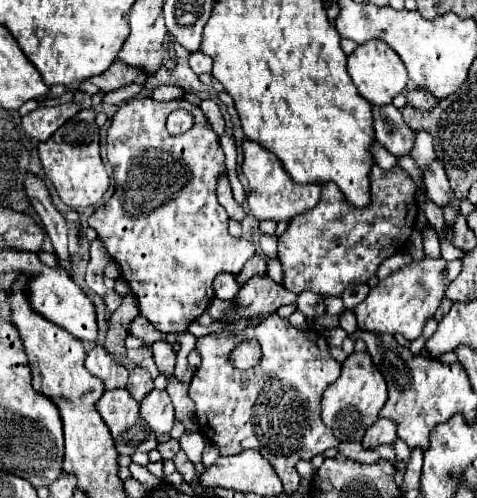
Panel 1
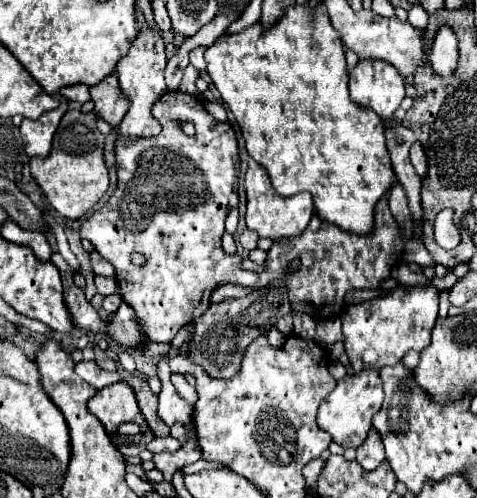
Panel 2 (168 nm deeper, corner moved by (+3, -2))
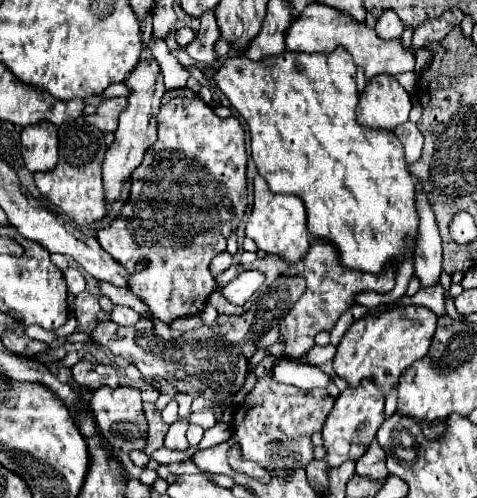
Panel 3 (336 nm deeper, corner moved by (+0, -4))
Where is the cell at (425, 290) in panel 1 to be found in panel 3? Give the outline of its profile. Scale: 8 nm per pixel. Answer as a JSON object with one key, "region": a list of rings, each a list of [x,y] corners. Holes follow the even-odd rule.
{"region":[[[407,305],[403,307],[403,311],[395,313],[385,311],[379,315],[367,315],[355,321],[343,335],[333,359],[335,373],[347,379],[349,387],[357,387],[363,379],[373,379],[387,397],[399,375],[417,359],[423,359],[427,355],[435,325],[437,315],[423,305]]]}

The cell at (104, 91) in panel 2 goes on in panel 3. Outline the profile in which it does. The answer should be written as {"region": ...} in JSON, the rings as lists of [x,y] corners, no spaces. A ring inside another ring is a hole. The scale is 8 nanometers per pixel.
{"region":[[[113,97],[113,99],[107,99],[103,101],[97,111],[93,115],[87,115],[85,121],[87,123],[93,123],[97,129],[101,129],[103,133],[111,131],[115,133],[117,129],[117,121],[119,121],[119,113],[125,109],[125,97]]]}

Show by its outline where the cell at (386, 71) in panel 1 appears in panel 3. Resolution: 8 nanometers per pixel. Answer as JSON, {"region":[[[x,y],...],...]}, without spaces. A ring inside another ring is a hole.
{"region":[[[377,75],[359,95],[357,121],[365,127],[393,129],[407,121],[409,111],[411,99],[399,81],[391,75]]]}

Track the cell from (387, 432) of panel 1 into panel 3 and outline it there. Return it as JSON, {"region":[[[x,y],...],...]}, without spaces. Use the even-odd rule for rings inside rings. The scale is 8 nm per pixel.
{"region":[[[377,441],[369,445],[369,451],[365,451],[361,459],[357,459],[357,475],[369,479],[385,479],[389,475],[385,467],[385,451]]]}

